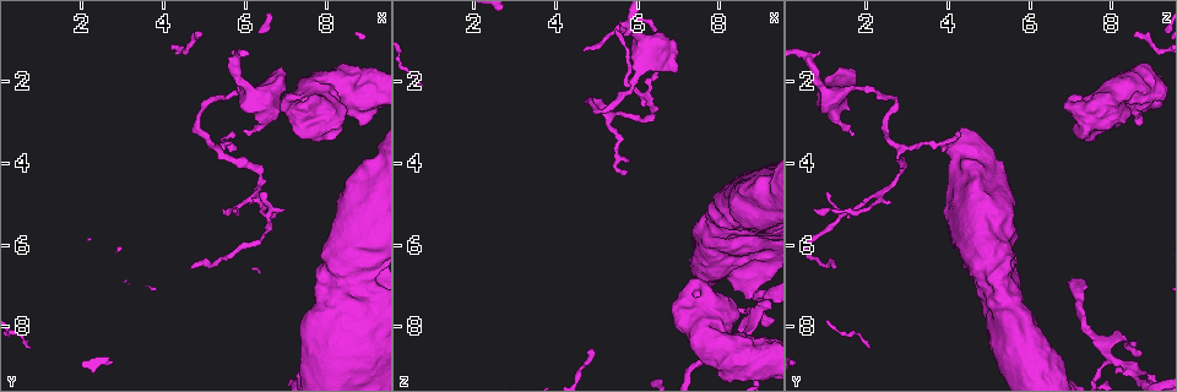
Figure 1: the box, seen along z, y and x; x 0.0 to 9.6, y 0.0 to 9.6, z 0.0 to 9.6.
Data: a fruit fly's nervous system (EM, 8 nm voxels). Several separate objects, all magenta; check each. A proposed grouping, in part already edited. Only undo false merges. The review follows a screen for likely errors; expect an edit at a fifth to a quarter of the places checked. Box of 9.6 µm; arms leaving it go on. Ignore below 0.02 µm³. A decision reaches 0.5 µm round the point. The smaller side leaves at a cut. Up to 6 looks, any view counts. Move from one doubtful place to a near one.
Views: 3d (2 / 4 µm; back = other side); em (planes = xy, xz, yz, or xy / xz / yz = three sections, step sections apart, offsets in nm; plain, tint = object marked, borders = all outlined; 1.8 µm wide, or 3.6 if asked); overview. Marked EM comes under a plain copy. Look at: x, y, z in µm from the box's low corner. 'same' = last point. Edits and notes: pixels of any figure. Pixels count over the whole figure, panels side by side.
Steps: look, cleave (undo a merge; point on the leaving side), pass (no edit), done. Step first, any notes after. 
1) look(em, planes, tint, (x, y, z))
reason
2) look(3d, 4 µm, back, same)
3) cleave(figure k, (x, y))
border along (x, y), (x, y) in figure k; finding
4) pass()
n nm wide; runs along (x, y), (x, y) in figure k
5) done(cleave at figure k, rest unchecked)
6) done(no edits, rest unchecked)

look(3d, 4 µm, back, (7.30, 2.65, 7.50))
calibre changes

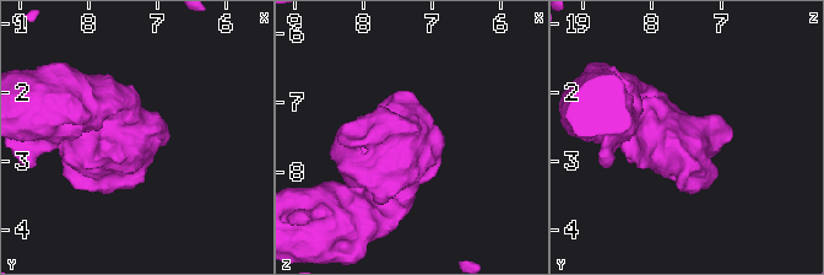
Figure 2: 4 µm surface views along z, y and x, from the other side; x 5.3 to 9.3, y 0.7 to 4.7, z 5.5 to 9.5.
look(em, planes, tint, same)
now the EM

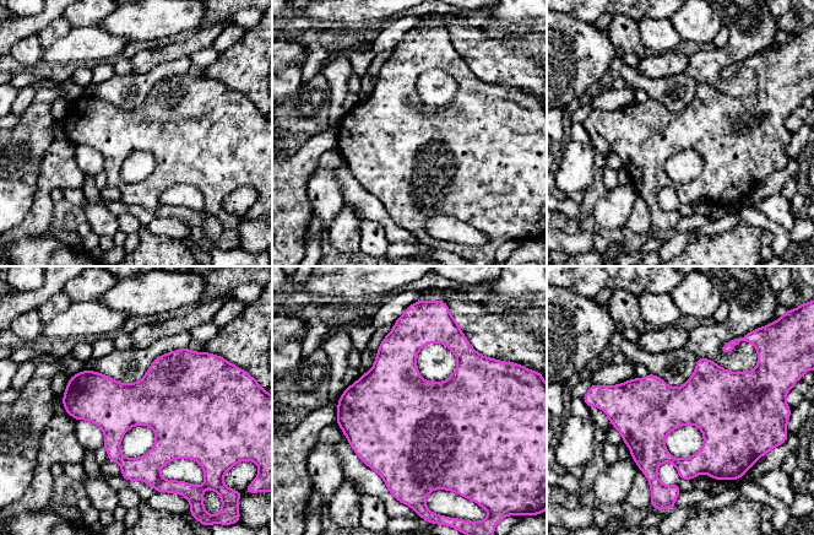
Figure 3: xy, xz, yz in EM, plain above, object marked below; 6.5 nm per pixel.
pass()
continuous, no second cell

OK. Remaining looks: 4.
look(3d, 4 µm, (9.10, 2.25, 8.80))
thick turns thin

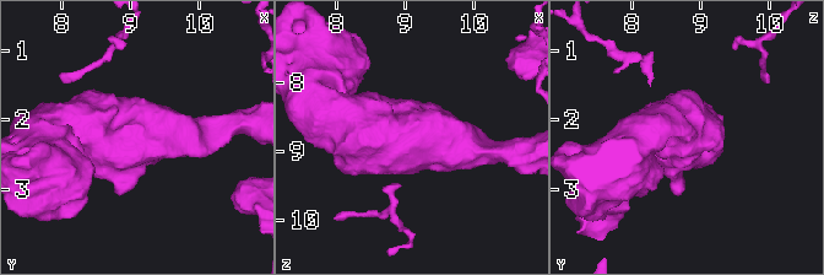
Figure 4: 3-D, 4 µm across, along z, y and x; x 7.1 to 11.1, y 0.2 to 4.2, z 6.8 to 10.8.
look(em, 3.6 µm, xy, step 4, tint, (9.10, 2.20, 8.85))
shape alone is not enough

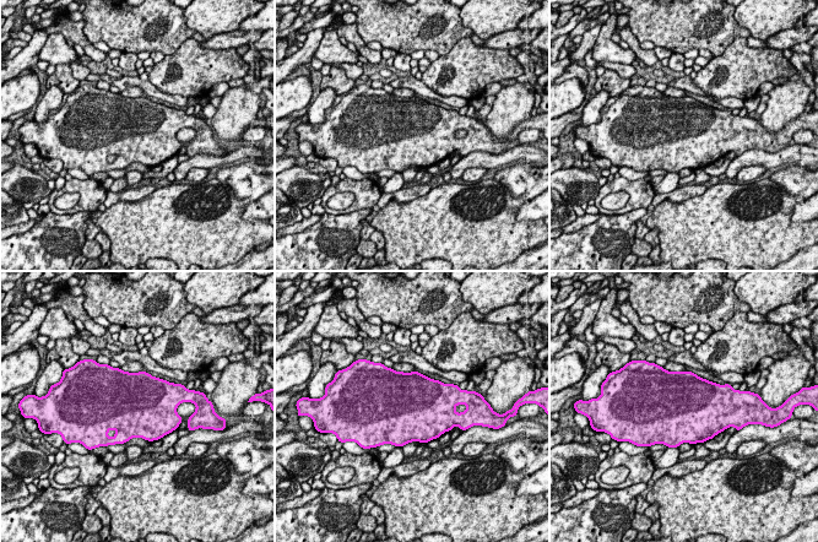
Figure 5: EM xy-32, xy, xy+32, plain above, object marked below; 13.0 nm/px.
look(em, 3.6 µm, planes, tint, same)
cut it another way

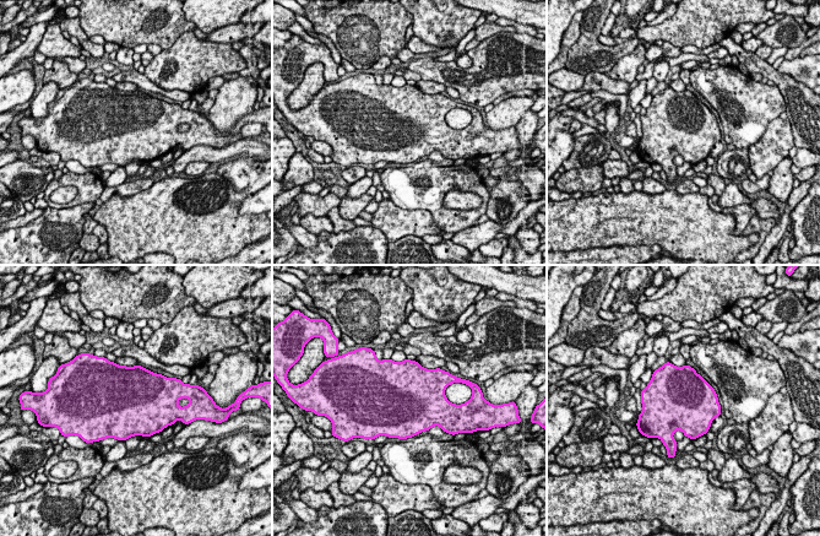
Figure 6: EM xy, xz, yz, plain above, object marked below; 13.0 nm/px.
pass()
one cell here

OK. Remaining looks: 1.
done(no edits, rest unchecked)

